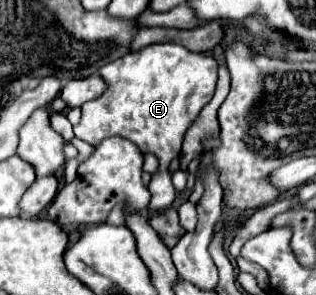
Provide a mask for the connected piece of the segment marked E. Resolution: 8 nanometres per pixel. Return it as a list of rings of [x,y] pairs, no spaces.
[[[154,43],[138,53],[128,53],[98,69],[106,81],[106,91],[82,105],[82,119],[74,135],[92,147],[98,141],[120,135],[134,141],[142,153],[152,153],[160,161],[158,173],[150,181],[150,211],[168,209],[176,197],[168,165],[180,155],[184,135],[198,117],[200,109],[212,99],[218,79],[218,63],[204,53],[188,51],[178,43]]]

